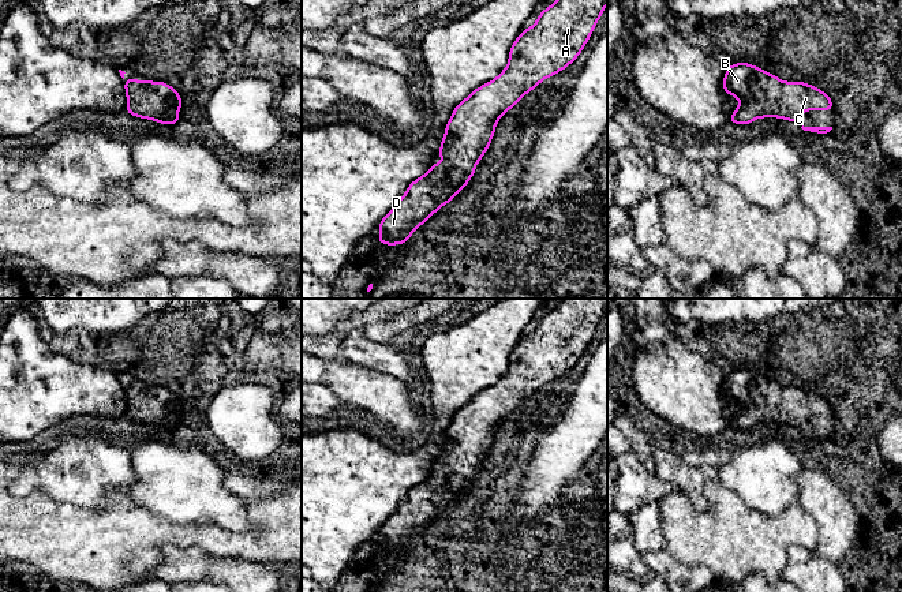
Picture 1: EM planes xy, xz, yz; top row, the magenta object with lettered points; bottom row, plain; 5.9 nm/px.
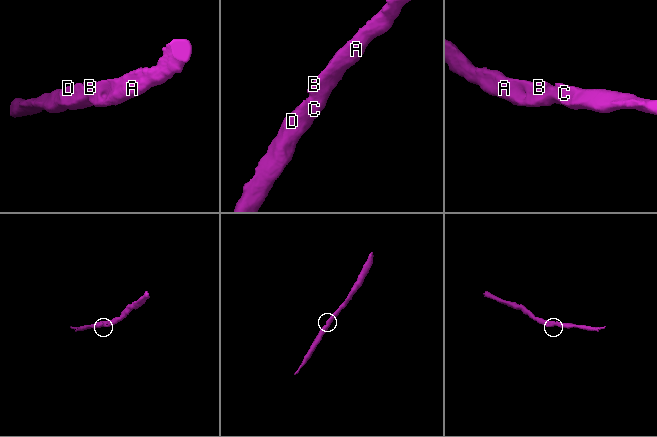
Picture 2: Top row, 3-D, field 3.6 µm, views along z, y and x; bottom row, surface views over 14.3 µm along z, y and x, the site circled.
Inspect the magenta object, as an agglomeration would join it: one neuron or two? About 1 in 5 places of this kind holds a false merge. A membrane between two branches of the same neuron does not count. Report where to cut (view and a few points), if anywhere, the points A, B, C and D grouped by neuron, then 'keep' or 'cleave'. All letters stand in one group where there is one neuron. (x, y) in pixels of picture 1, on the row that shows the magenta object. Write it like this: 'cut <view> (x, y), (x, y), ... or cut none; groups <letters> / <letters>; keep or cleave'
cut none; groups A B C D; keep

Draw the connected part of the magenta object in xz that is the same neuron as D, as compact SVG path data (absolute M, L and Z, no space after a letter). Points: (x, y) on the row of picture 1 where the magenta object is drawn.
M557 0L553 5L540 12L534 26L517 37L509 50L509 63L506 68L491 82L475 89L463 102L452 112L452 117L445 128L445 136L438 154L443 164L431 164L428 172L412 181L407 192L400 198L397 205L378 224L381 233L379 244L404 244L409 236L424 224L438 209L450 202L475 175L475 165L482 160L493 139L498 119L512 106L520 102L521 97L529 93L546 78L565 70L581 53L590 40L596 22L600 19L607 0Z

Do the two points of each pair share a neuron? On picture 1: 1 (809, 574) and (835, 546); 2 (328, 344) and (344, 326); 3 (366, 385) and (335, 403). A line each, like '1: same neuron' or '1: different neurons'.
1: different neurons
2: same neuron
3: different neurons

